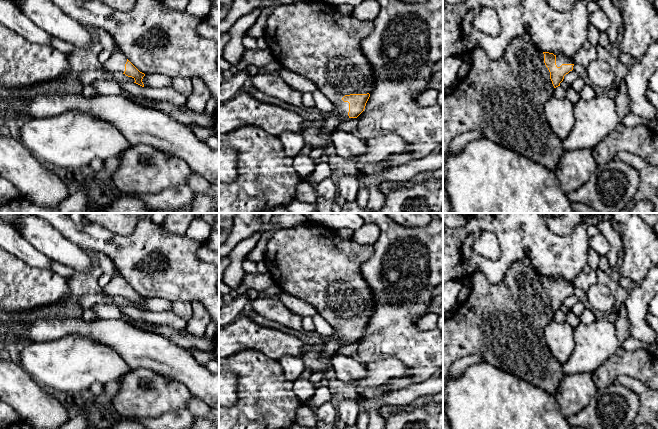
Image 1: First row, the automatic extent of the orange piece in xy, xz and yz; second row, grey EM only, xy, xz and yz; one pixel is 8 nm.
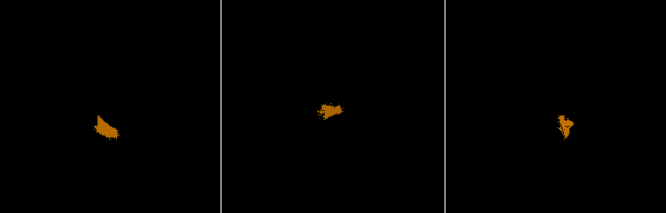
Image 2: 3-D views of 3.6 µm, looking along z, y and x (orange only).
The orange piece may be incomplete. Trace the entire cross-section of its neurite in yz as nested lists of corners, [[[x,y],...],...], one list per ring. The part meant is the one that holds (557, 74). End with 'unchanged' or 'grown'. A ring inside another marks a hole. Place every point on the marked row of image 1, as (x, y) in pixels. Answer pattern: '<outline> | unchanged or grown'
[[[525,31],[516,37],[506,48],[501,58],[493,60],[480,49],[471,53],[472,59],[469,73],[458,80],[457,87],[443,98],[443,165],[450,142],[458,135],[479,130],[481,137],[512,150],[548,169],[555,171],[564,152],[562,141],[552,131],[545,114],[545,103],[553,96],[554,89],[560,86],[564,76],[573,70],[574,60],[567,56],[542,52],[530,41]]] | grown

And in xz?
[[[323,0],[276,6],[267,19],[264,37],[276,61],[312,81],[335,105],[320,129],[322,140],[342,124],[342,117],[357,118],[365,109],[375,79],[371,64],[361,50],[361,42],[372,30],[372,21],[343,15],[335,5]]] | grown

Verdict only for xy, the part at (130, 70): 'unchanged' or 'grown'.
grown

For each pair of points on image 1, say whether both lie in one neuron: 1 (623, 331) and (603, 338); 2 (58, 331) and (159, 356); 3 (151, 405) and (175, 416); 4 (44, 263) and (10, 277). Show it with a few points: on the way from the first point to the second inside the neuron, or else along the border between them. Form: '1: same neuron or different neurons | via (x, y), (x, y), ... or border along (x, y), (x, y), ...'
1: different neurons | border along (614, 323), (617, 338), (621, 342)
2: same neuron | via (83, 328), (114, 332), (134, 345)
3: different neurons | border along (185, 408), (170, 410), (156, 416), (144, 418)
4: different neurons | border along (14, 256), (31, 266), (50, 269)

